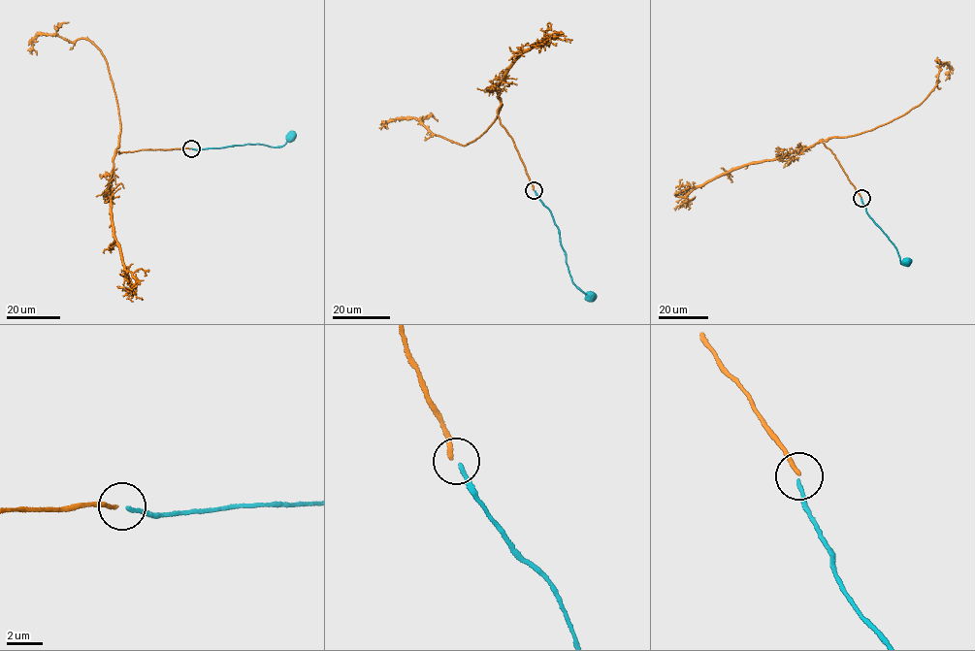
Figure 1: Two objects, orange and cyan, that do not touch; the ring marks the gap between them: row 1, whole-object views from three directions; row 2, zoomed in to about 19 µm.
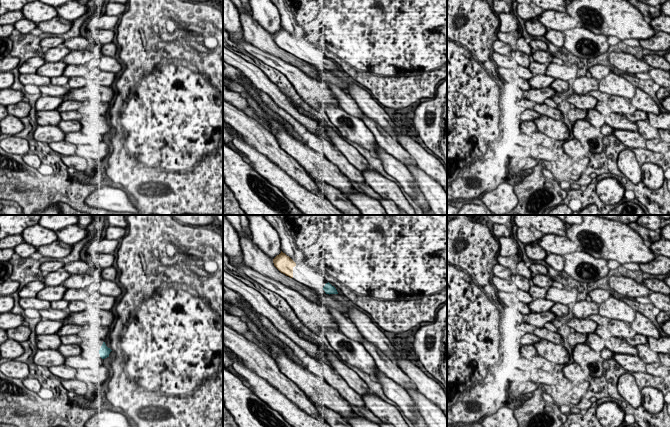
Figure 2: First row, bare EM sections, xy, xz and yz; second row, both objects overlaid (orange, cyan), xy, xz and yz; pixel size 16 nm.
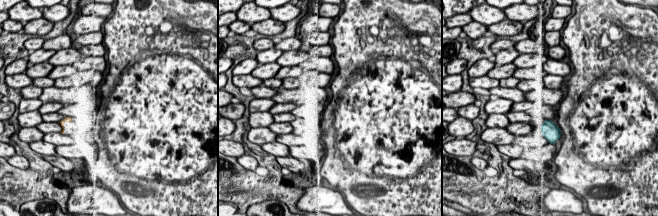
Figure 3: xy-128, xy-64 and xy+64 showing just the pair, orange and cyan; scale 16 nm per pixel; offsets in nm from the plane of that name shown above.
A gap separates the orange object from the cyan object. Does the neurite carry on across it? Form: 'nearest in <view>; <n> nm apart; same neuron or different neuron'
nearest in xz; 500 nm apart; same neuron

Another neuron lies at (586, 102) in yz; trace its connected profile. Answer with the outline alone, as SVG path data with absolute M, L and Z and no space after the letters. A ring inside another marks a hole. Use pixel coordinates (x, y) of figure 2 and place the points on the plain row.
M574 93L567 98L567 102L573 104L575 108L587 111L590 109L595 109L598 101L596 98L590 96L589 94L579 95Z

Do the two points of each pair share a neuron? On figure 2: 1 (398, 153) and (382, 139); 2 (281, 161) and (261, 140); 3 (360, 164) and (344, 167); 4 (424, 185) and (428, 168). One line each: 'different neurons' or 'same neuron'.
1: same neuron
2: same neuron
3: different neurons
4: different neurons

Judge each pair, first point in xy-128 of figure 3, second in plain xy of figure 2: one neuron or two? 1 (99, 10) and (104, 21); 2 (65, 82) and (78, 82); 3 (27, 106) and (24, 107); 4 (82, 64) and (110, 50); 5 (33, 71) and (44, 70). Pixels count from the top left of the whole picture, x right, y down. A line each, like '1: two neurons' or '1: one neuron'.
1: two neurons
2: one neuron
3: two neurons
4: two neurons
5: one neuron

